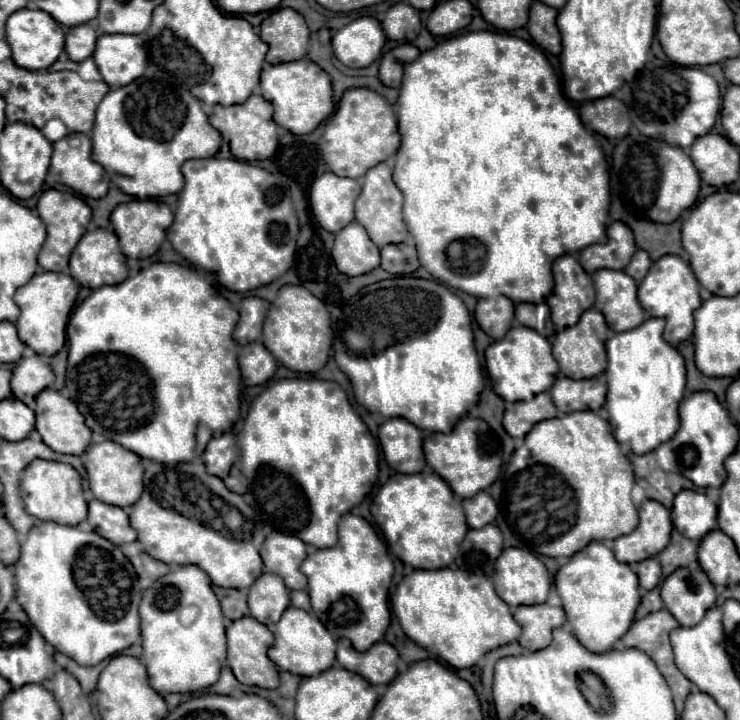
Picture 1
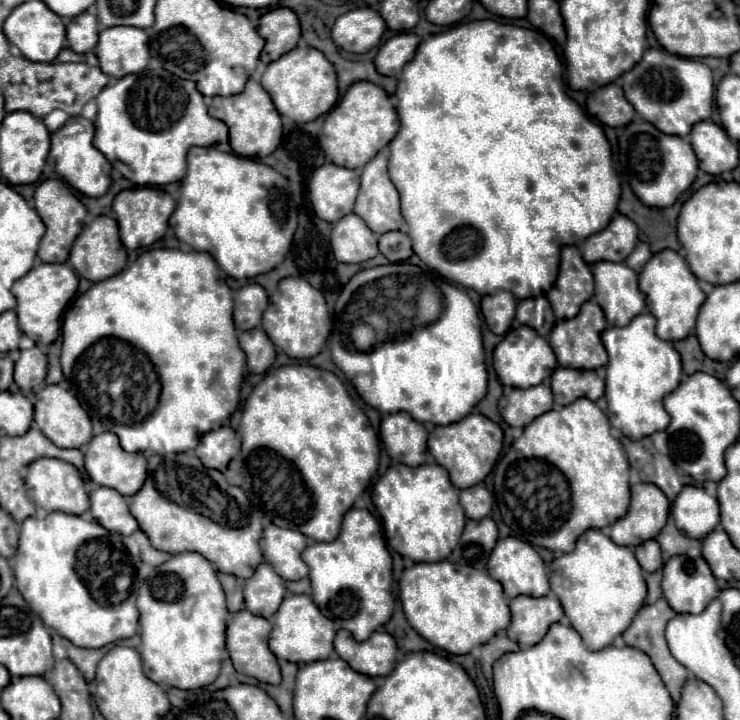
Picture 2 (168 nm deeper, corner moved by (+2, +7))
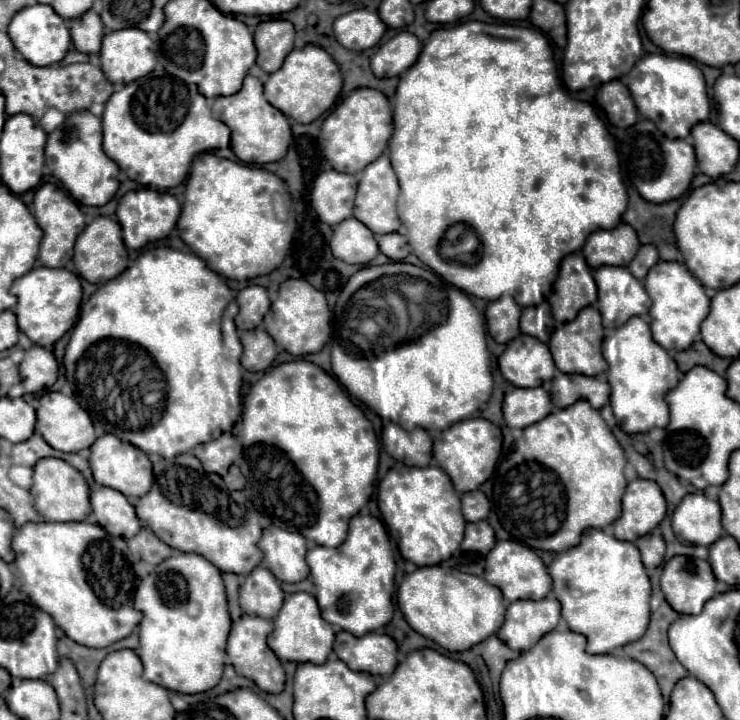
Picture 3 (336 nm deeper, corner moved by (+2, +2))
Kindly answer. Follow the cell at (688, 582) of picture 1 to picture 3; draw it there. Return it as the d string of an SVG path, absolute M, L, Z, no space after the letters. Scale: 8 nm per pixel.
M673 557L663 565L661 591L667 603L681 615L697 615L715 595L715 575L703 559Z

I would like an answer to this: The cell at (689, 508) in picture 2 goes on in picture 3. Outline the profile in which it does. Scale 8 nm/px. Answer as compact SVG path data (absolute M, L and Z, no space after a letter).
M689 493L673 513L673 531L677 539L693 545L711 545L721 537L721 507L701 493Z

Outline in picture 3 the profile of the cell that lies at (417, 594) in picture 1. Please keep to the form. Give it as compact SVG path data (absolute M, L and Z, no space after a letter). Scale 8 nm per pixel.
M441 565L419 567L417 571L405 575L397 591L397 601L411 629L451 653L467 651L495 635L505 619L505 603L495 585L489 585L477 575L467 575Z

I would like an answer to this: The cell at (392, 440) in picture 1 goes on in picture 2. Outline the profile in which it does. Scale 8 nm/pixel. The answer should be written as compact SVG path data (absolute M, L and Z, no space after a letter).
M407 412L387 414L381 420L381 440L393 460L407 466L419 466L425 462L427 430L415 422Z

